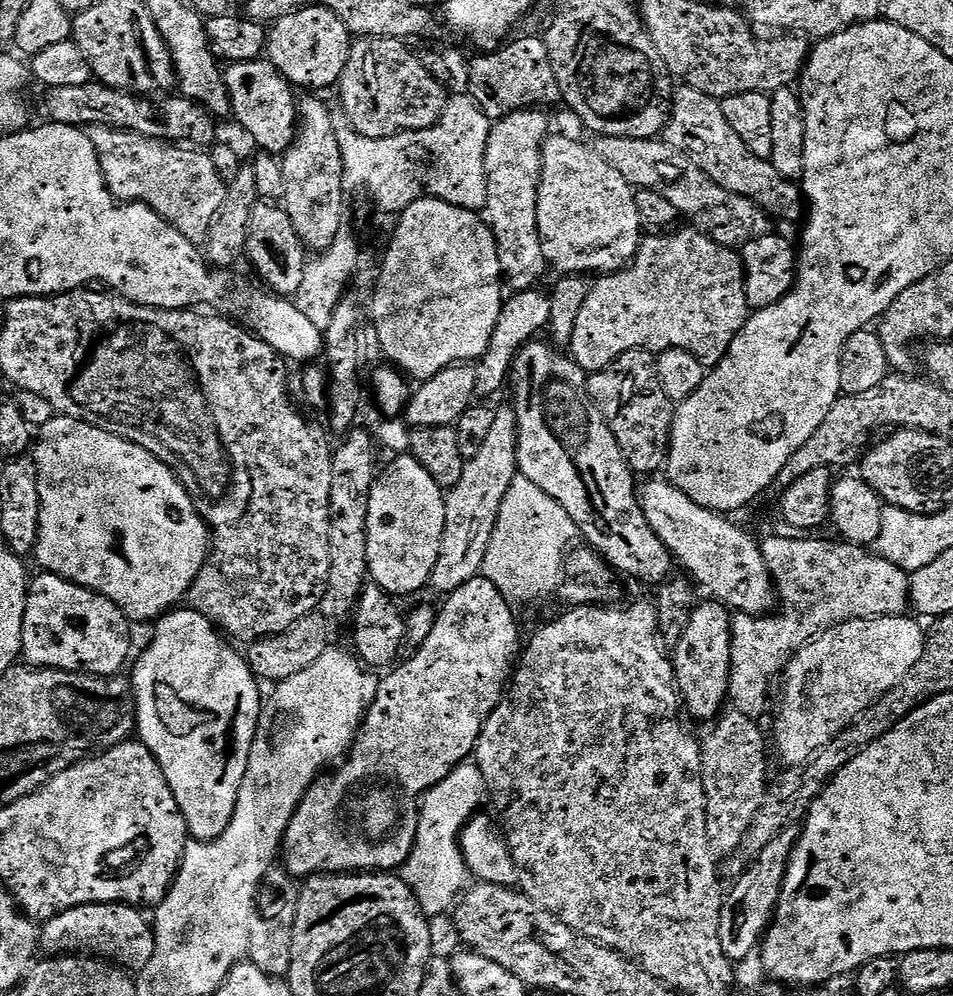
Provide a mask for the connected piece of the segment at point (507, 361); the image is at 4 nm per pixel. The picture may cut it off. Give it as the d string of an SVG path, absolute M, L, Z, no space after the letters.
M539 287L528 288L524 292L512 292L503 301L498 326L494 326L494 334L490 338L490 344L486 354L475 361L474 373L476 375L477 397L496 396L500 391L505 391L510 380L512 371L512 360L516 353L529 343L539 332L543 333L550 318L551 295L547 291L540 292Z

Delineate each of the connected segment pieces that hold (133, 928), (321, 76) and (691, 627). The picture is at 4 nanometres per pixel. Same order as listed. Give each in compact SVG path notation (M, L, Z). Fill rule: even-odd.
M83 904L68 908L43 921L38 932L39 951L52 958L61 954L87 954L137 974L156 959L156 933L140 912L143 911L139 907L130 904Z
M297 8L275 21L266 32L266 60L289 84L300 88L328 88L339 85L350 59L350 33L330 10Z
M703 602L697 603L692 609L692 617L690 622L686 626L686 630L682 634L682 638L674 645L674 651L671 653L670 659L672 661L672 671L674 673L674 683L679 696L682 701L682 708L689 712L696 720L708 720L712 722L721 715L722 709L725 707L728 700L728 679L730 678L730 642L732 641L732 616L730 615L729 609L725 605L719 602L708 602L712 604L703 604Z

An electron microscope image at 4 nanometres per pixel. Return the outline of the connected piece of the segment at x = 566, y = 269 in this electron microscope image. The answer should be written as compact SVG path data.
M549 135L542 145L542 163L540 165L540 193L538 194L538 230L540 231L540 245L544 251L544 258L553 269L557 268L560 274L611 274L619 272L621 268L632 263L636 251L642 243L642 229L638 218L638 206L631 184L627 184L613 168L605 163L600 156L586 144L579 144L568 136Z

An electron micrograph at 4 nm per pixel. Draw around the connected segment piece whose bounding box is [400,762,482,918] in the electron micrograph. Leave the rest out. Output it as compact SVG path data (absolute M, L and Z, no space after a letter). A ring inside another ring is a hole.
M465 762L421 797L422 804L418 807L415 824L416 842L405 859L407 862L403 870L400 870L400 876L414 892L420 911L429 918L442 915L448 907L449 911L461 895L460 883L466 877L466 867L458 843L462 829L460 816L467 817L477 811L476 799L480 792L482 796L480 769L475 763Z

